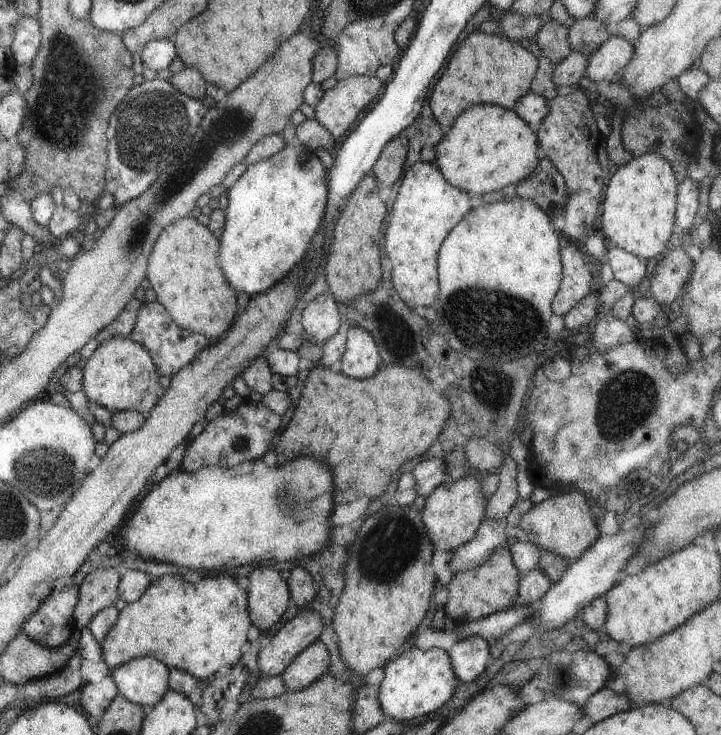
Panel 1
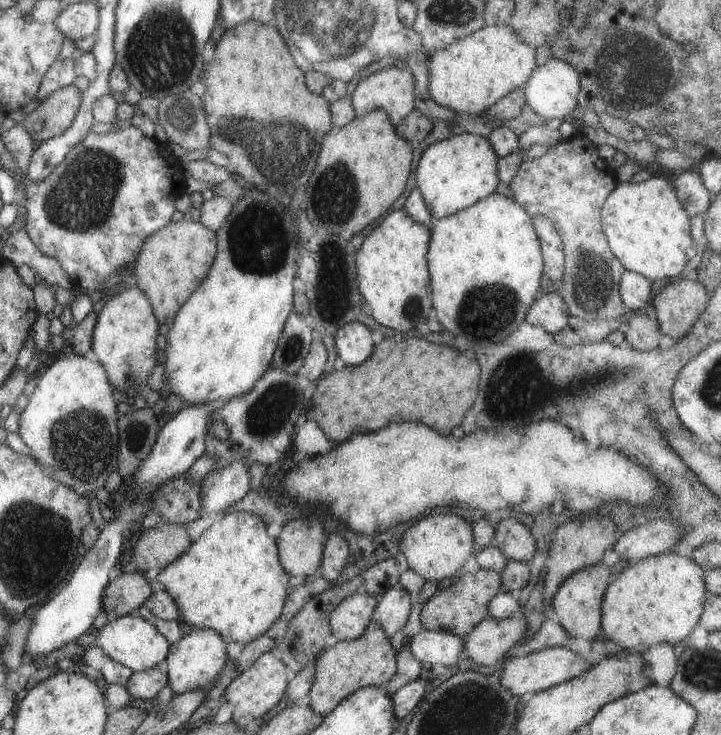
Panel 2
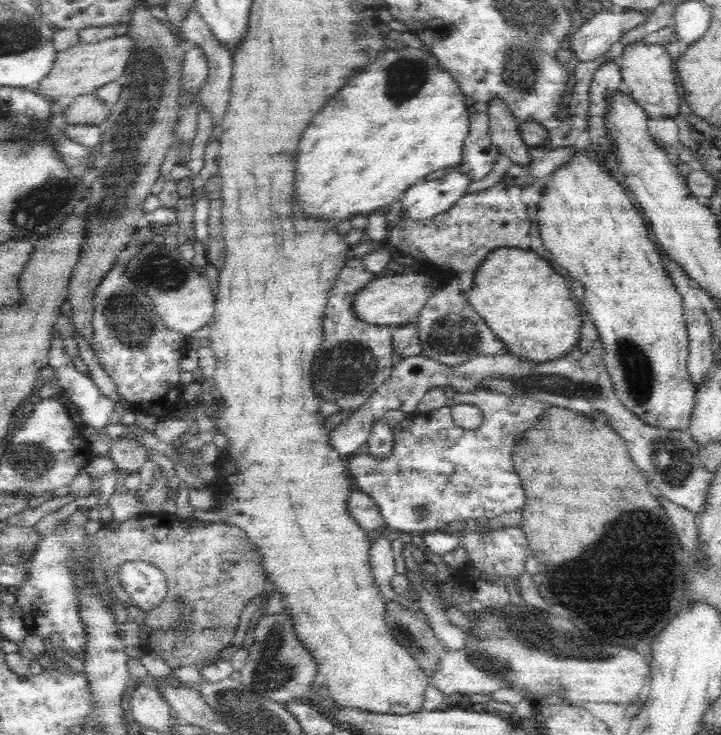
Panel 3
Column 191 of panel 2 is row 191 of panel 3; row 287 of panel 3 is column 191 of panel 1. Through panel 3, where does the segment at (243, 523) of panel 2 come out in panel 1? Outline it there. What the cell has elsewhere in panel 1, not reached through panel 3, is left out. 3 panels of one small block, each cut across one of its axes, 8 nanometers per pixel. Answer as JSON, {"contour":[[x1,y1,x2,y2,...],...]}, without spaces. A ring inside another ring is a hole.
{"contour":[[165,575,153,581,140,599,128,603,128,606,120,611,116,625,100,644,103,661,111,671,134,658,148,655,158,659,168,669,181,669,198,681,209,682,216,672,235,666,240,661,242,646,248,641,249,629,252,626,246,589,238,588,232,576,206,576,196,584,188,584,182,582,182,576]]}

